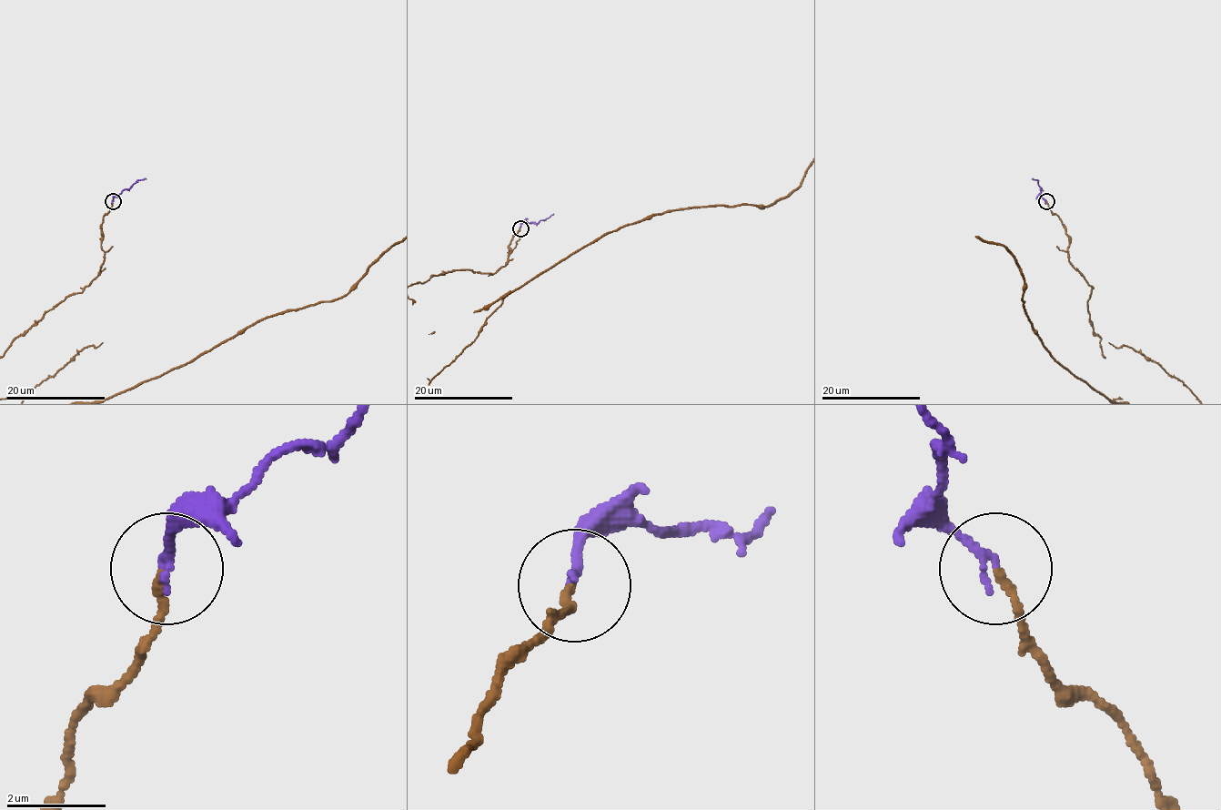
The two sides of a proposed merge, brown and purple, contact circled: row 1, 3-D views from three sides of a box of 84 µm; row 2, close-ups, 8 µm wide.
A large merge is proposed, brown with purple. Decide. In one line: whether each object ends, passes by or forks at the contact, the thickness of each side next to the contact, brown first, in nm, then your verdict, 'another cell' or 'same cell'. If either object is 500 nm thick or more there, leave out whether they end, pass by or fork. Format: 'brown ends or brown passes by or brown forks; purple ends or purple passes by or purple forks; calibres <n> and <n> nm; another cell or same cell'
brown ends; purple ends; calibres 150 and 180 nm; same cell

